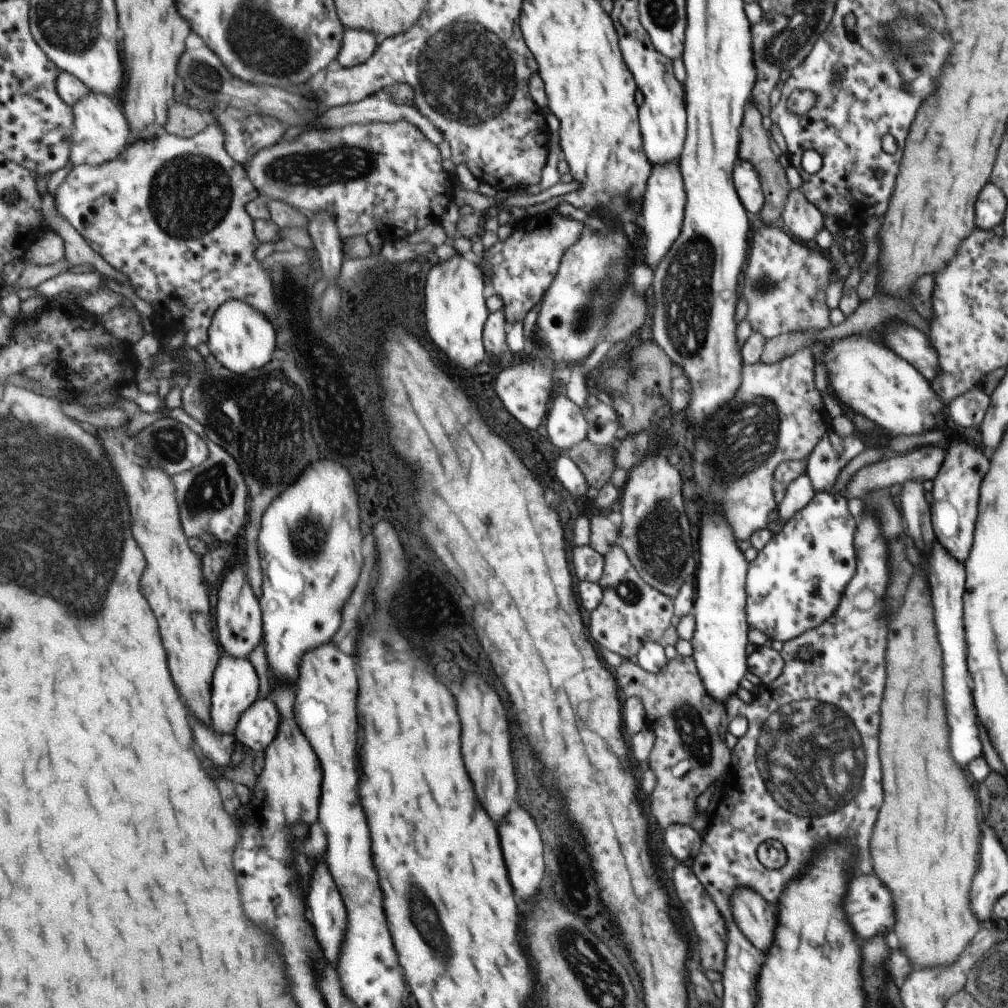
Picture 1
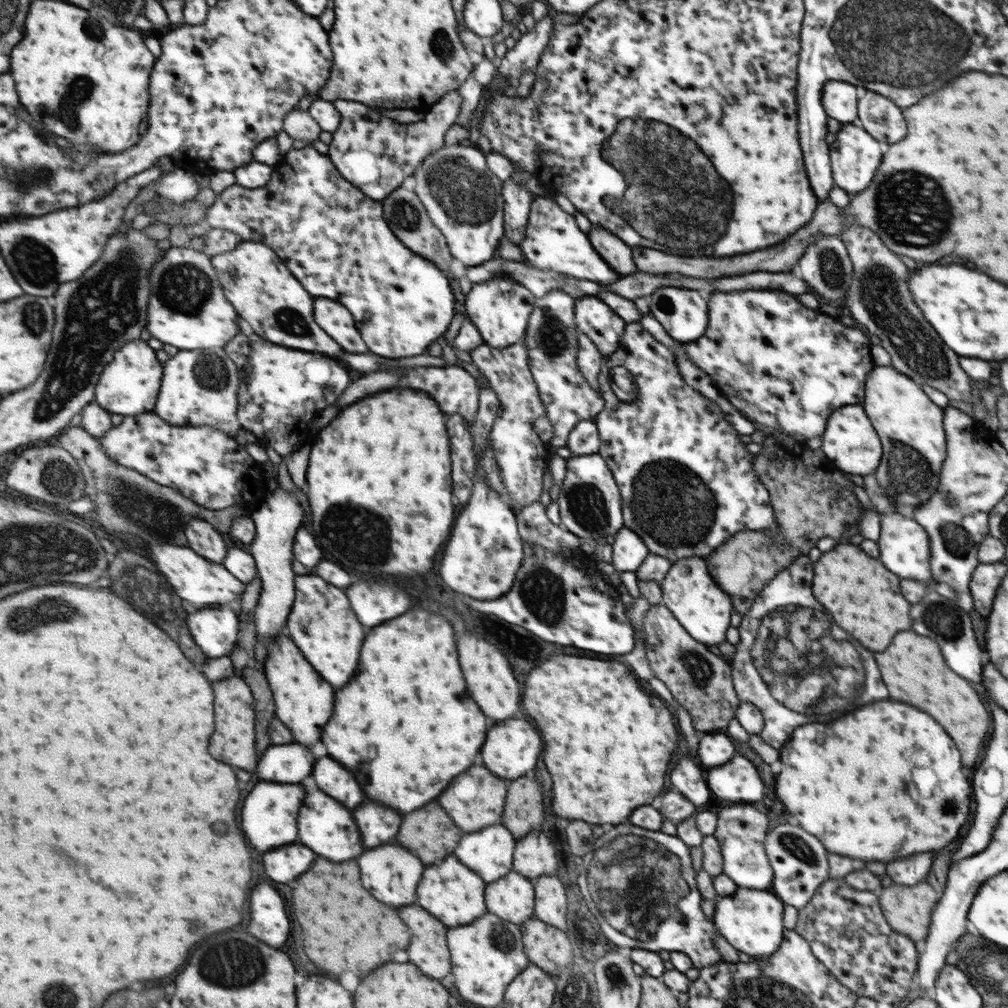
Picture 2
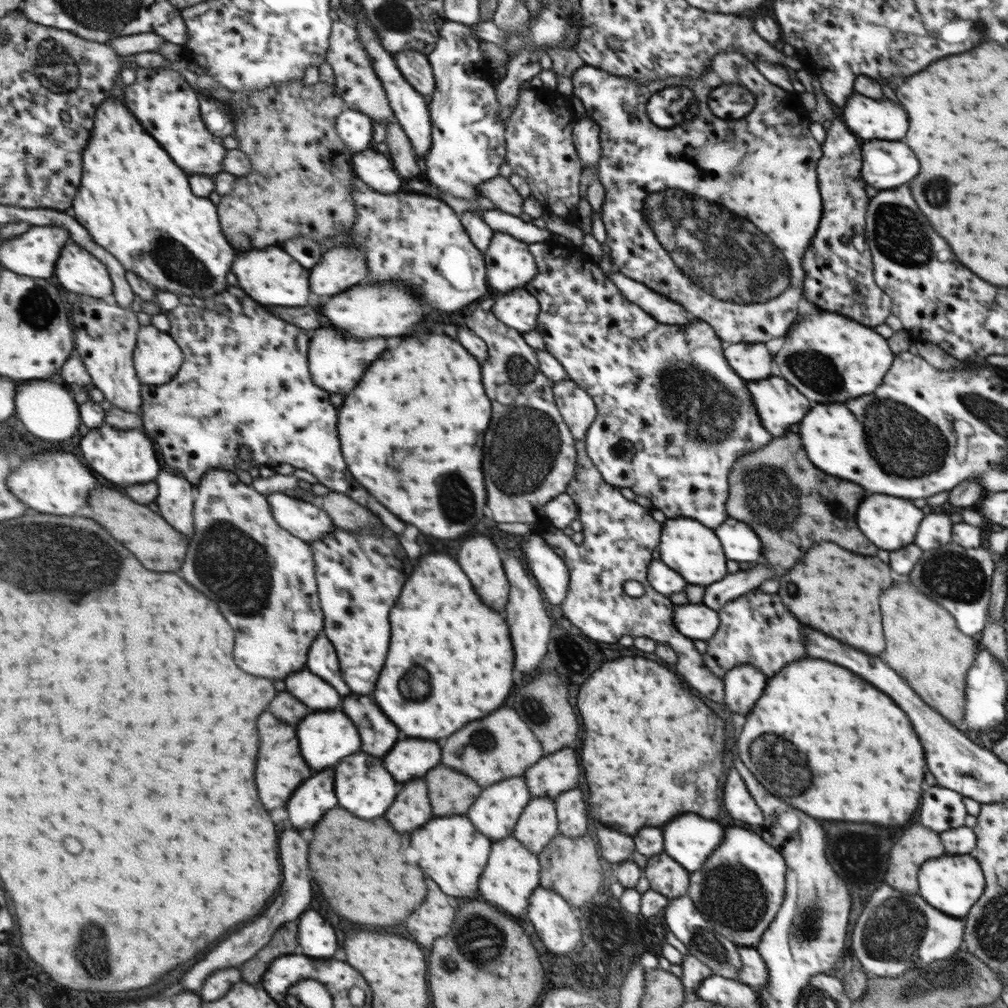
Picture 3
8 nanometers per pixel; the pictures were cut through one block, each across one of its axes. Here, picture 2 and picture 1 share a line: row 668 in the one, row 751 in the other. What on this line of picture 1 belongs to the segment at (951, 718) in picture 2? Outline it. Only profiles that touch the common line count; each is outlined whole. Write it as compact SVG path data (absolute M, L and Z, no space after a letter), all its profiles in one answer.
M913 574L913 582L909 582L909 590L905 590L905 598L901 600L901 606L893 612L893 634L889 634L889 670L887 670L887 682L881 702L881 774L883 774L883 804L881 804L881 818L877 818L877 830L873 830L873 842L869 842L869 856L873 858L873 874L897 894L897 910L901 910L901 922L897 922L895 936L899 940L901 950L909 950L913 970L921 968L935 968L935 966L949 966L953 964L963 950L971 944L971 940L977 936L983 924L973 916L969 906L969 890L971 880L977 870L977 854L979 854L979 822L977 822L977 800L971 784L967 782L963 770L951 760L949 756L949 728L945 720L945 706L943 706L943 676L941 676L941 650L935 638L935 626L933 626L933 608L931 608L931 596L929 588L925 584L925 578L921 574Z

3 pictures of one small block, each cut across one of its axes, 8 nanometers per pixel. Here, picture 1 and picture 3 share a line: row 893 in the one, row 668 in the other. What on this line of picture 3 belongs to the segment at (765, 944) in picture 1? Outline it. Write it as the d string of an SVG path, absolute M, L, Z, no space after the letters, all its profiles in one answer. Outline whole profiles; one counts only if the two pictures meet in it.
M741 666L727 672L723 684L725 684L725 706L735 714L745 716L759 700L765 686L765 676L753 666Z

